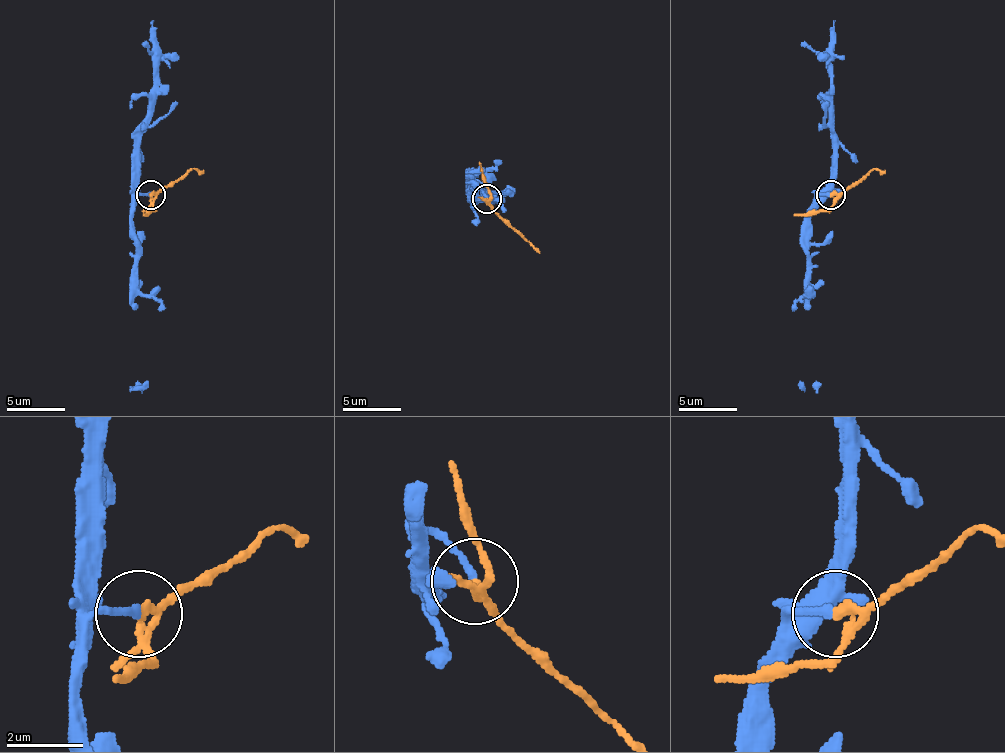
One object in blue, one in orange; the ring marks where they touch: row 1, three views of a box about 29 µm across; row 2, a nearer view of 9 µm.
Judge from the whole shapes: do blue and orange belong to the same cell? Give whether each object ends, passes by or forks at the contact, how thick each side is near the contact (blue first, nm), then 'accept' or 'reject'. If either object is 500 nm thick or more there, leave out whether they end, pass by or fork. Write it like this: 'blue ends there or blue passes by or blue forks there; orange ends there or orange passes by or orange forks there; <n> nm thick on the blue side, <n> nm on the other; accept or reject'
blue ends there; orange forks there; 190 nm thick on the blue side, 170 nm on the other; reject

